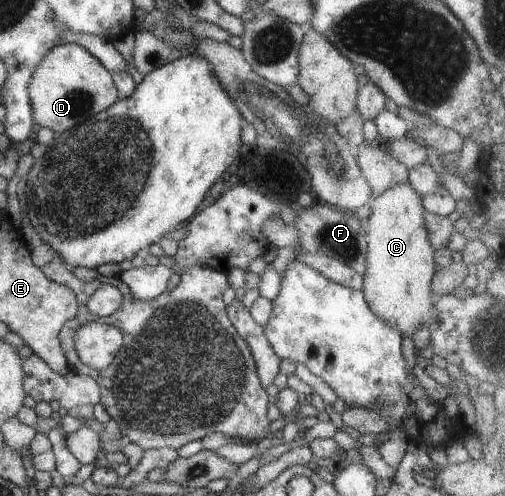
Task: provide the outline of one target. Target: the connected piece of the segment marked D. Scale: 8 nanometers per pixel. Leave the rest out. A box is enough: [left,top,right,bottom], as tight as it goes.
[29,43,119,134]

